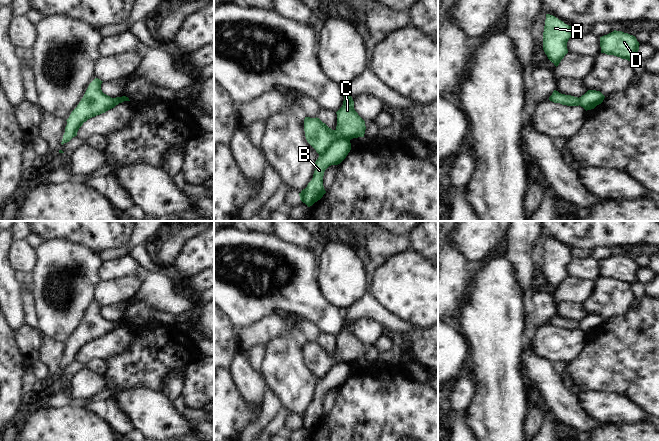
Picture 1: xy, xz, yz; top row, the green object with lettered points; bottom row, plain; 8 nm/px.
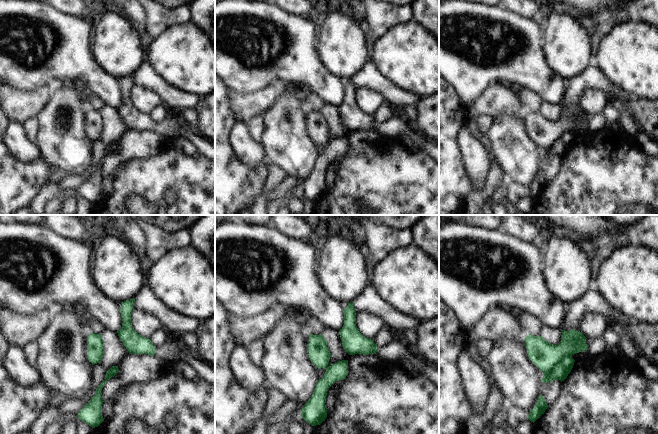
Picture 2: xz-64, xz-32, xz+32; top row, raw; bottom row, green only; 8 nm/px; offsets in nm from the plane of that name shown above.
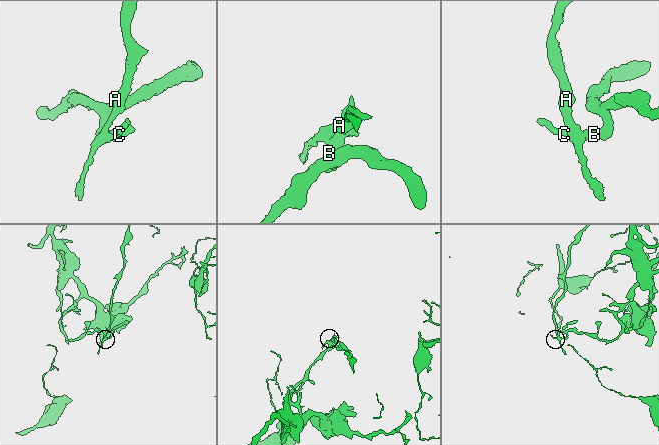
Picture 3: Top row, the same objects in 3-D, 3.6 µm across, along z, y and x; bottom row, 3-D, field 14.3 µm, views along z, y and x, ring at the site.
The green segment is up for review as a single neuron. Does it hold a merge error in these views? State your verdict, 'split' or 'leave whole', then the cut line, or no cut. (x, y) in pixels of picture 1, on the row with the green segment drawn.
split; cut in xz along (349, 139), (337, 138), (319, 155)

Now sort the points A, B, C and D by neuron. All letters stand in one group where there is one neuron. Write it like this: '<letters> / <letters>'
A C / B D

